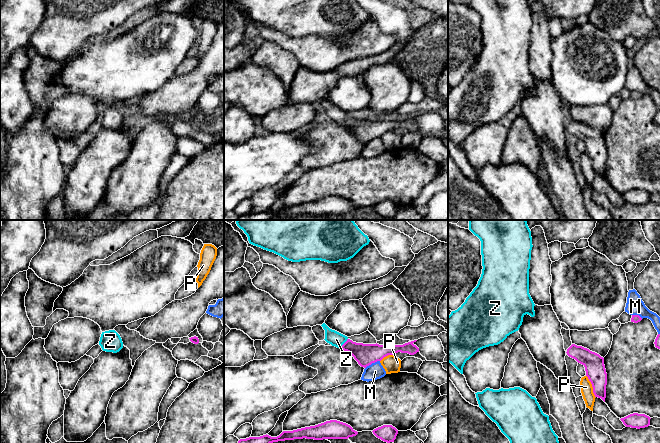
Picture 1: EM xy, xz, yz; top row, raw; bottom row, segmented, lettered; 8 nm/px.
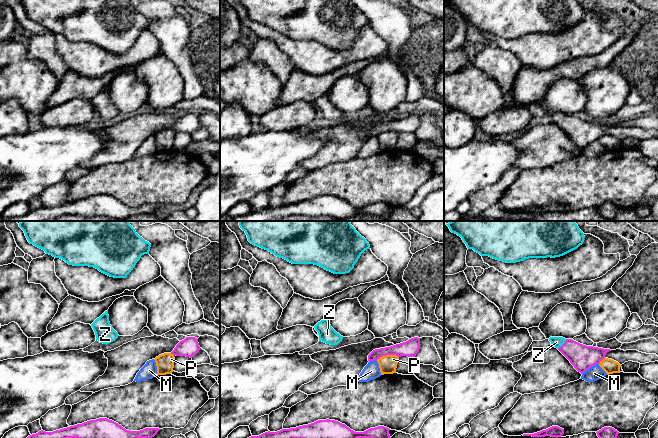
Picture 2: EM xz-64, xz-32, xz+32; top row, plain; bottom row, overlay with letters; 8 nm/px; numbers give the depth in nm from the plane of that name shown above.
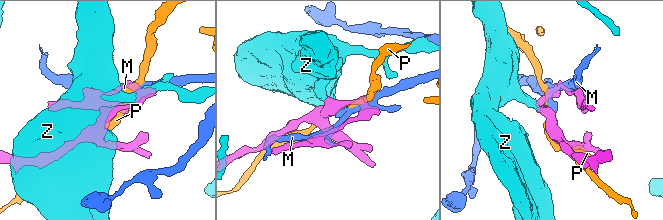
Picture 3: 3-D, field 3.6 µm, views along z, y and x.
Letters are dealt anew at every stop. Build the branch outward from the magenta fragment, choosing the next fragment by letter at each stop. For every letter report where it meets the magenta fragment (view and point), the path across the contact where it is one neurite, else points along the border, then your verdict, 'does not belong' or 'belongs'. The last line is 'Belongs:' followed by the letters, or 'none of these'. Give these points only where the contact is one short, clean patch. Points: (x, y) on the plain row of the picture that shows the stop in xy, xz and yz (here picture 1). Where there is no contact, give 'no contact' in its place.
M: xz (372, 138) | does not belong
P: yz (592, 162) | does not belong
Z: xz (344, 119) | across xz (365, 130), (344, 119), (336, 115) | belongs
Belongs: Z

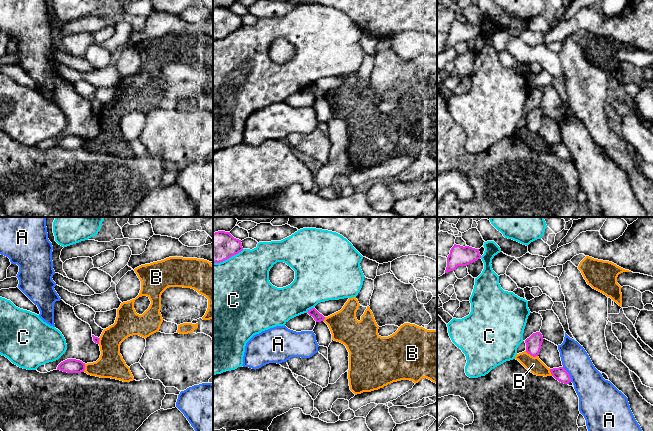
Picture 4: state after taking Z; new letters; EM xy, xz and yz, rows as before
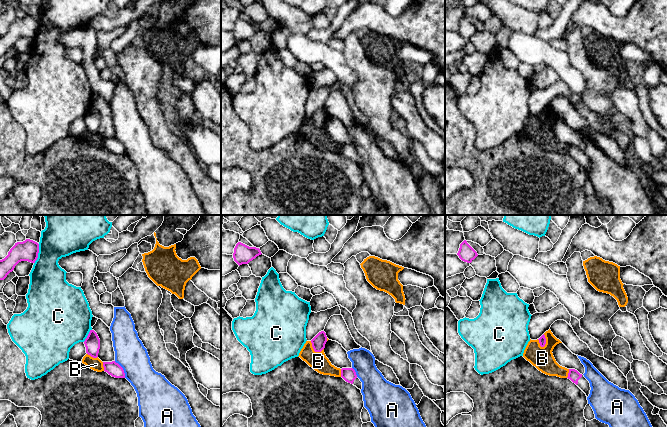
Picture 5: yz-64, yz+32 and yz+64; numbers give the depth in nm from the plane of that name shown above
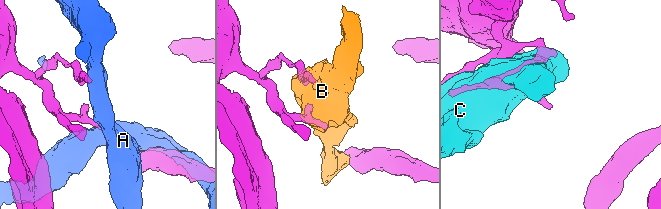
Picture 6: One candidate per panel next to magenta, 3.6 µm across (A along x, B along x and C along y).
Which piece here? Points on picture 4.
A: yz (568, 150) | does not belong
B: yz (531, 131) | does not belong
C: xz (310, 85) | does not belong
Belongs: none of these

